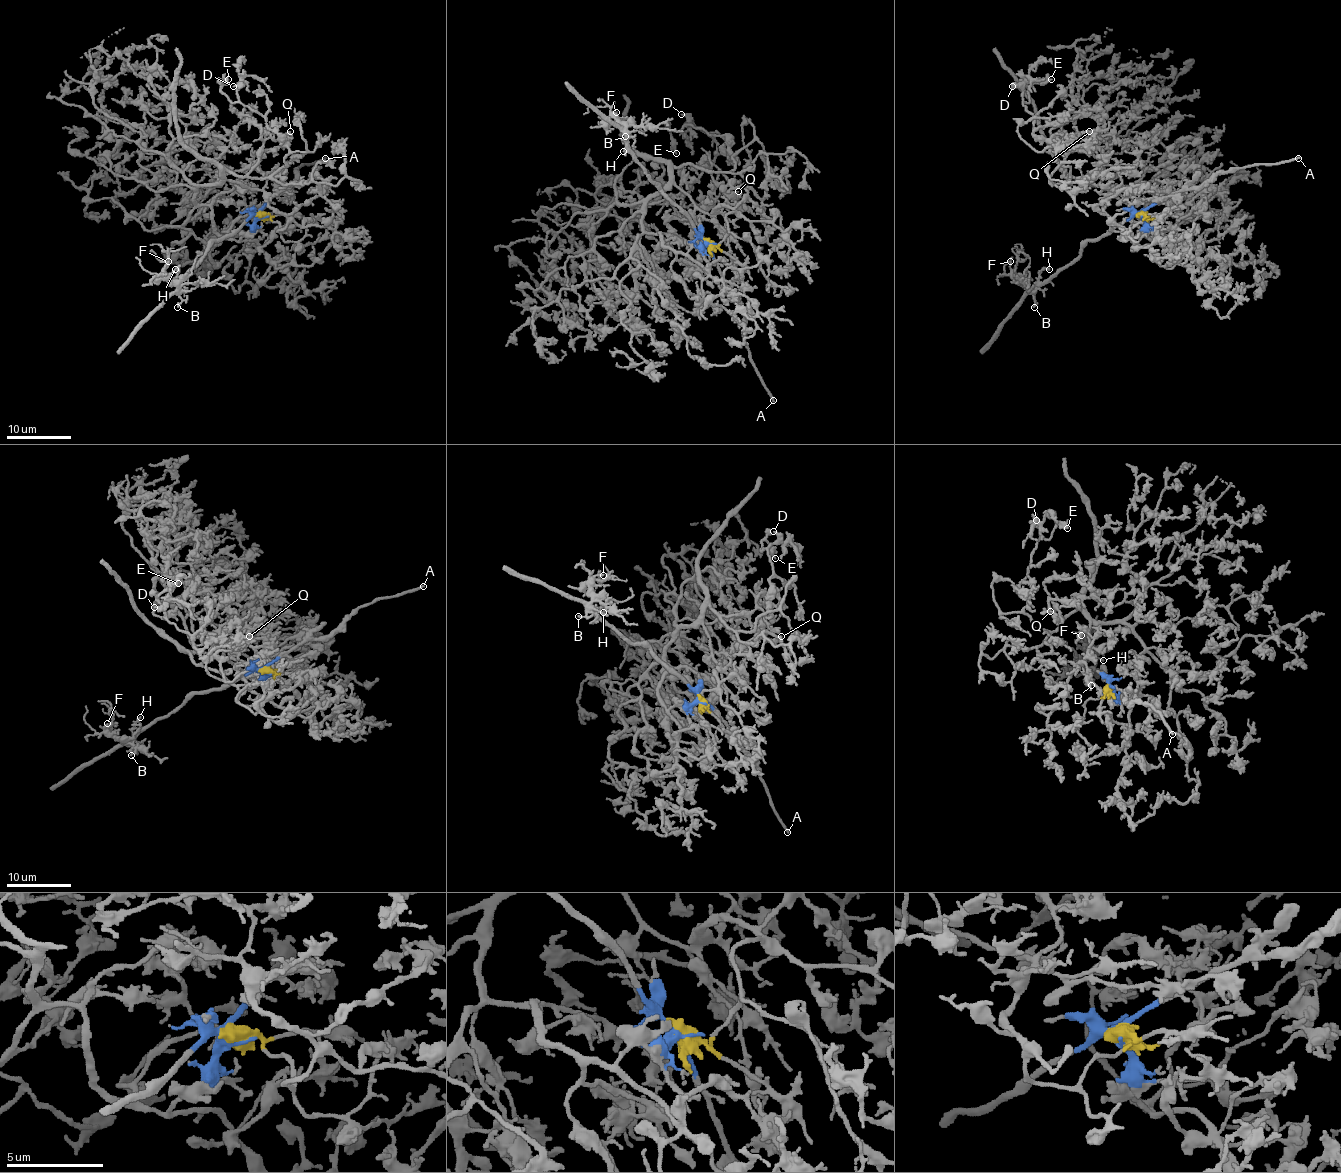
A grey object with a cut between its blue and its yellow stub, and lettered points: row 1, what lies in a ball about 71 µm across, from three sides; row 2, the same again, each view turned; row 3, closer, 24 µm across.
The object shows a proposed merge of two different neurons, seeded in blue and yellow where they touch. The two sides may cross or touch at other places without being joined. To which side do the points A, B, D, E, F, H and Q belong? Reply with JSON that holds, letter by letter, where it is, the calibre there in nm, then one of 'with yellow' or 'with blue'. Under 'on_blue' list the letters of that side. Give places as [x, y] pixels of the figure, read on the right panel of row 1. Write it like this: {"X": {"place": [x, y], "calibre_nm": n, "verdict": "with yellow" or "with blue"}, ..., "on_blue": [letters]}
{"A": {"place": [1298, 158], "calibre_nm": 200, "verdict": "with blue"}, "B": {"place": [1034, 307], "calibre_nm": 170, "verdict": "with blue"}, "D": {"place": [1012, 86], "calibre_nm": 170, "verdict": "with yellow"}, "E": {"place": [1051, 79], "calibre_nm": 140, "verdict": "with yellow"}, "F": {"place": [1010, 261], "calibre_nm": 160, "verdict": "with blue"}, "H": {"place": [1049, 269], "calibre_nm": 150, "verdict": "with blue"}, "Q": {"place": [1089, 131], "calibre_nm": 140, "verdict": "with yellow"}, "on_blue": ["A", "B", "F", "H"]}

